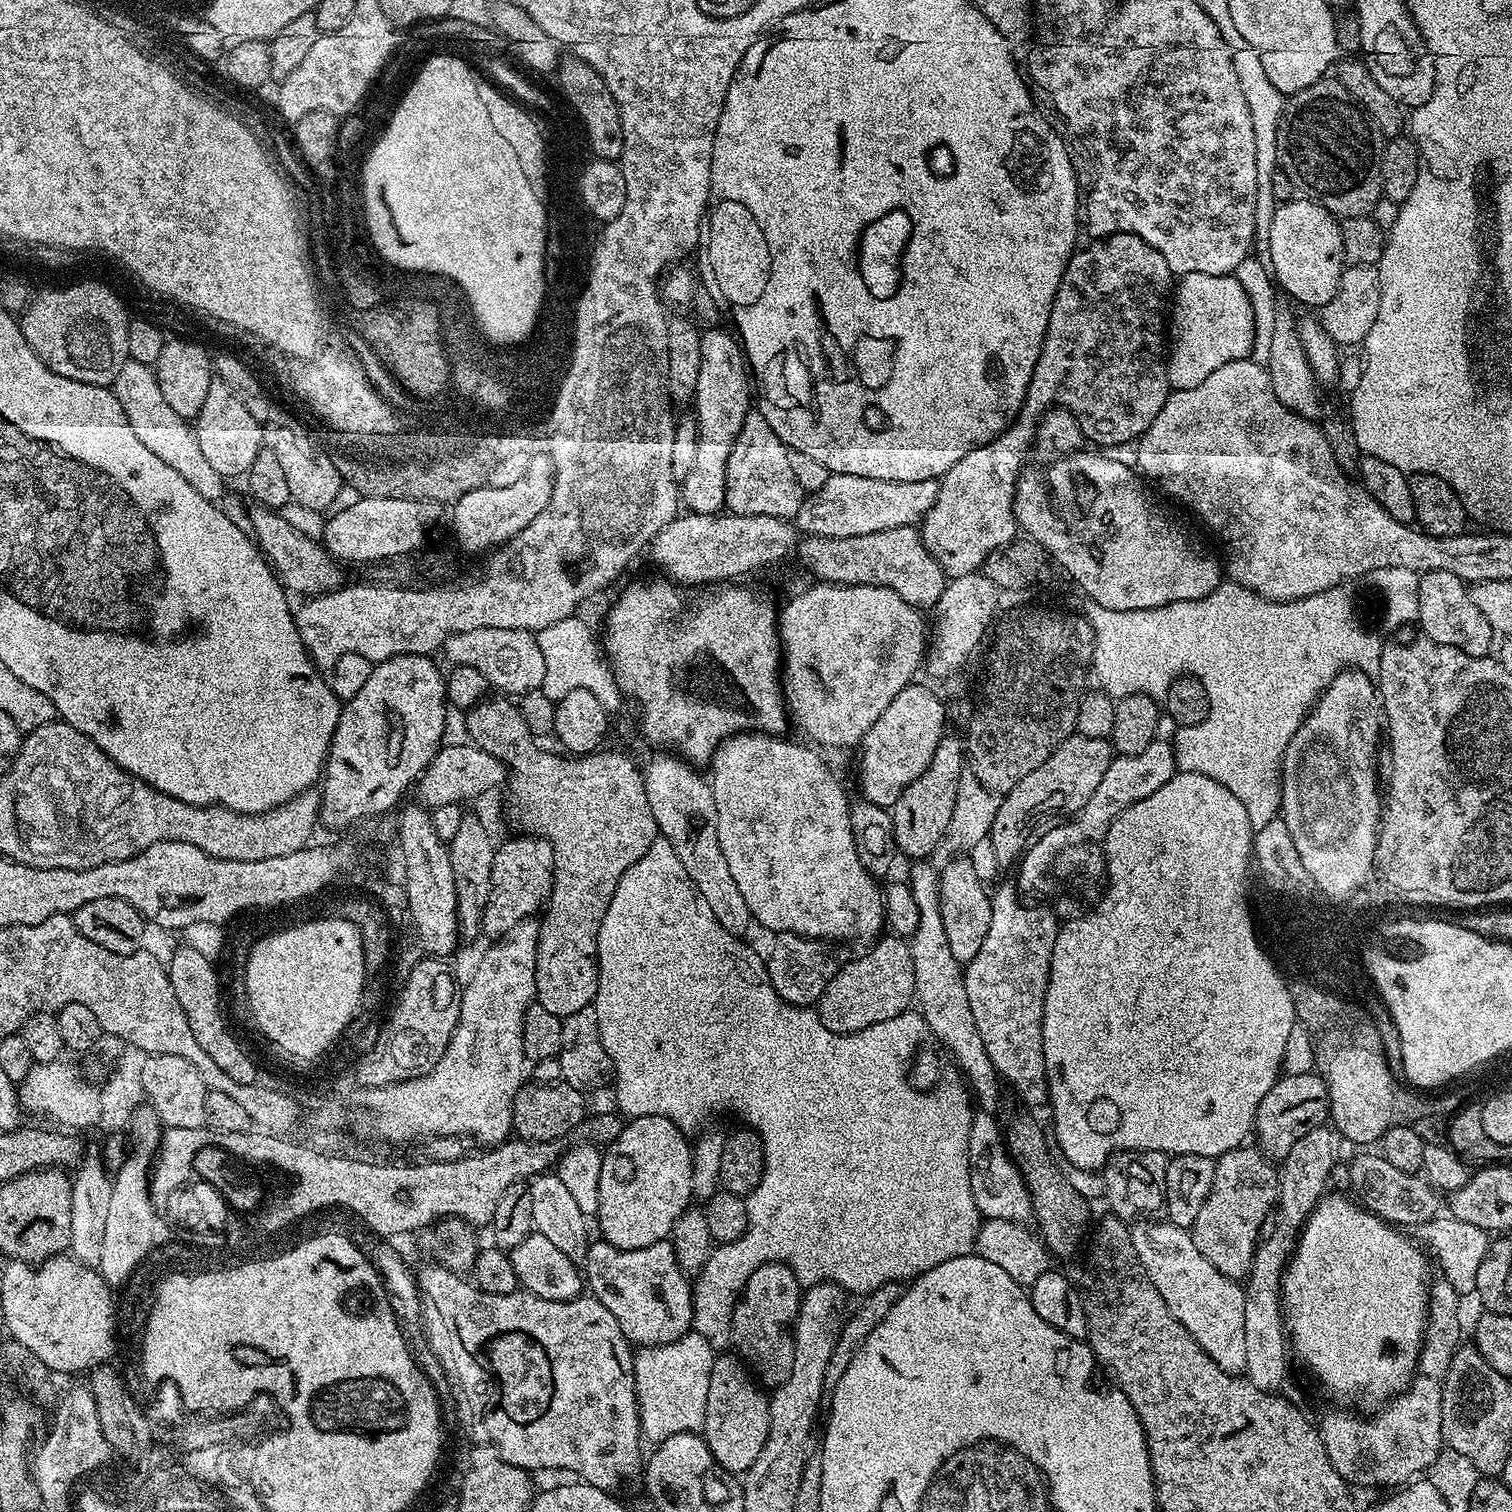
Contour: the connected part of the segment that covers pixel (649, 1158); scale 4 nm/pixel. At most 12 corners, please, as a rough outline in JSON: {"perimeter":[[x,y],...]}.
{"perimeter":[[638,1116],[602,1152],[599,1235],[668,1240],[693,1203],[692,1144]]}

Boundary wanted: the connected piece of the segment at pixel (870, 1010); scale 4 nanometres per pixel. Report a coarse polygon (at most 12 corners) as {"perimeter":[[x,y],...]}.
{"perimeter":[[891,934],[839,967],[816,1003],[856,1033],[915,999],[909,943]]}

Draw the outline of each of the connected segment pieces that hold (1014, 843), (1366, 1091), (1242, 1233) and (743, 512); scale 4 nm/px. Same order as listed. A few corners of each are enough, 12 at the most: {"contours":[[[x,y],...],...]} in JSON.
{"contours":[[[1067,736],[997,803],[987,843],[1004,860],[1039,820],[1077,814],[1111,739]],[[1334,1052],[1328,1086],[1335,1131],[1377,1143],[1396,1124],[1448,1116],[1436,1099],[1402,1088],[1385,1055]],[[1259,1147],[1218,1157],[1190,1229],[1214,1270],[1247,1277],[1280,1188]],[[758,410],[726,464],[734,516],[801,515],[788,448]]]}

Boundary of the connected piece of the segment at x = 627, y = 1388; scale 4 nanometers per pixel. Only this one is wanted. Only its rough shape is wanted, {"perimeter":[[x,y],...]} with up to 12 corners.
{"perimeter":[[415,1273],[474,1348],[530,1370],[510,1466],[641,1475],[633,1345],[595,1296]]}

